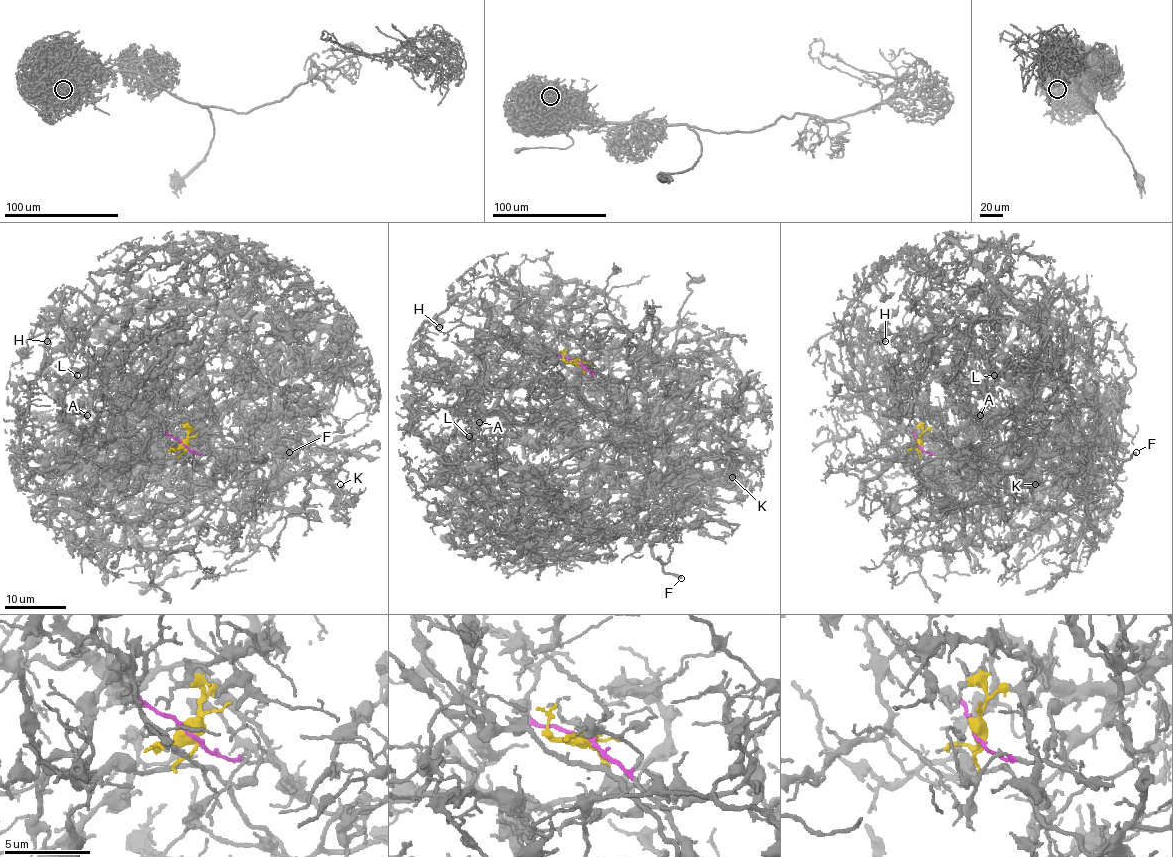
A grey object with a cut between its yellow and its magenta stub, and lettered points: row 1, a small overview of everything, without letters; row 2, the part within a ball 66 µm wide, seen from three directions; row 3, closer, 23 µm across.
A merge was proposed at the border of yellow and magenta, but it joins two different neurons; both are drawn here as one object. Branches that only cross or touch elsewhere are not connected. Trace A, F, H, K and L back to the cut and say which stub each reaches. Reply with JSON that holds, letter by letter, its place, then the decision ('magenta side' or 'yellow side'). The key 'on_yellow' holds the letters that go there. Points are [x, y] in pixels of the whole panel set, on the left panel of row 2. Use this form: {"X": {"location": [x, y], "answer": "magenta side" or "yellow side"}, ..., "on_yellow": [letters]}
{"A": {"location": [87, 415], "answer": "yellow side"}, "F": {"location": [289, 452], "answer": "magenta side"}, "H": {"location": [47, 341], "answer": "yellow side"}, "K": {"location": [340, 484], "answer": "magenta side"}, "L": {"location": [77, 375], "answer": "yellow side"}, "on_yellow": ["A", "H", "L"]}

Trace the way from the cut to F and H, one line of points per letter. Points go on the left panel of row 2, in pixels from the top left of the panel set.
F: (184, 445), (224, 461), (245, 490), (270, 475), (282, 455), (261, 442), (255, 448), (270, 459), (290, 452)
H: (184, 445), (183, 419), (112, 461), (69, 467), (45, 448), (68, 409), (34, 381), (30, 392), (46, 341)

